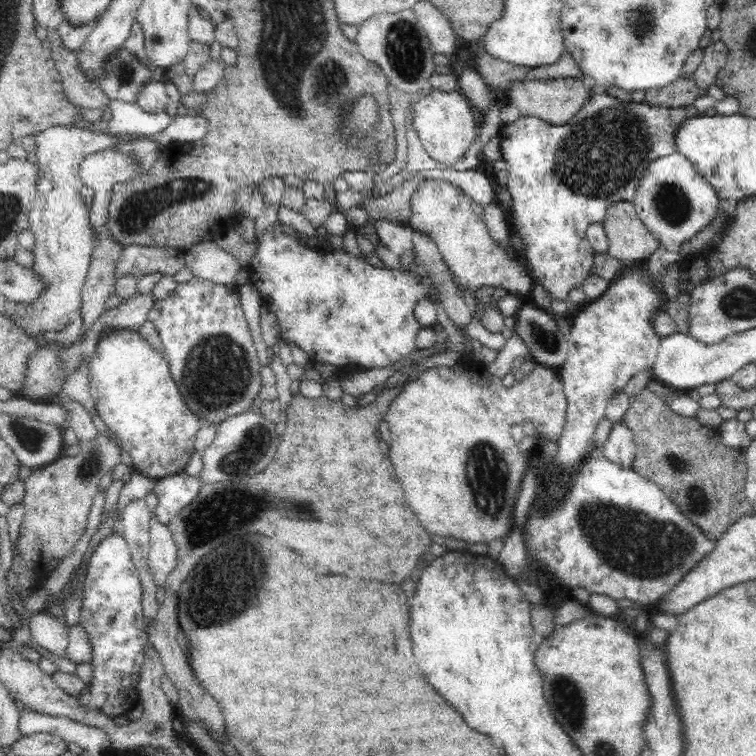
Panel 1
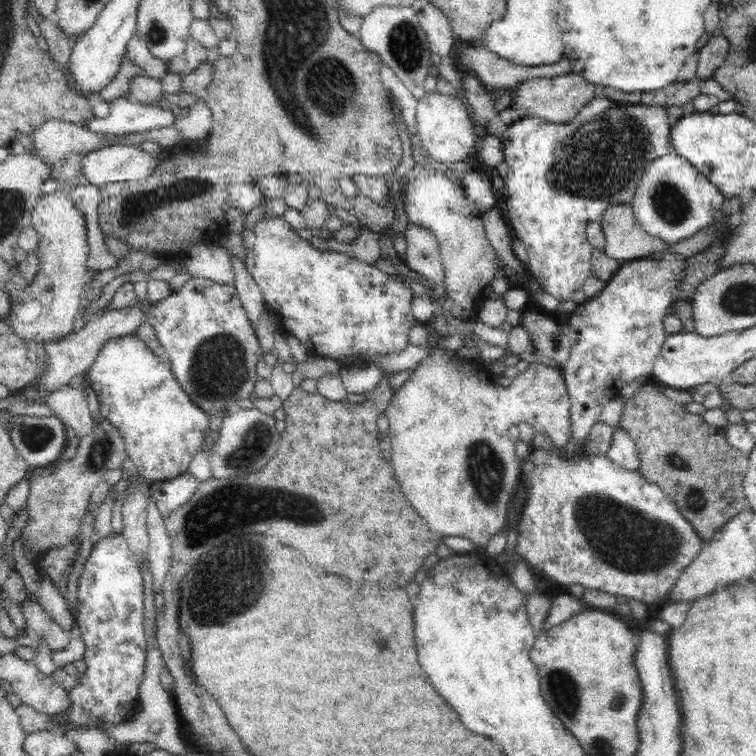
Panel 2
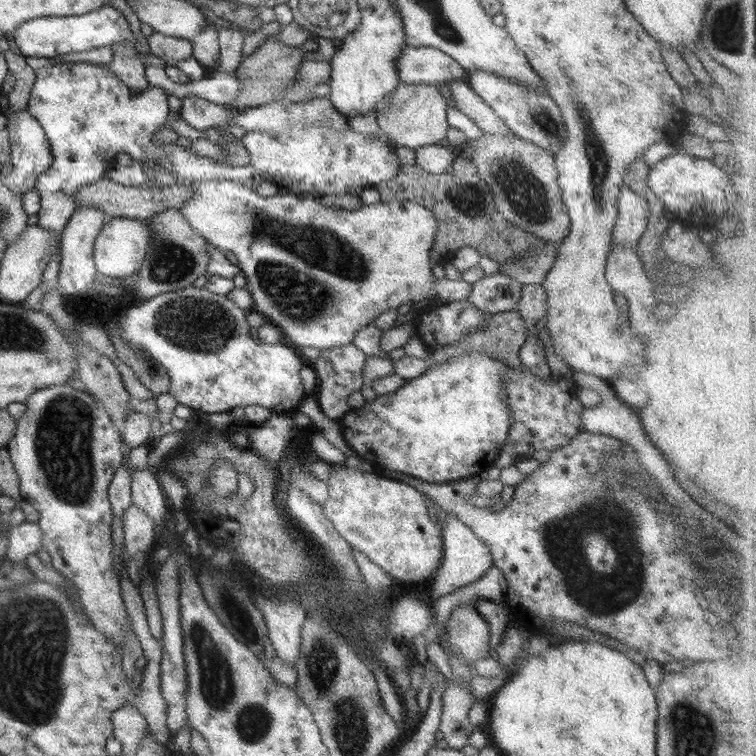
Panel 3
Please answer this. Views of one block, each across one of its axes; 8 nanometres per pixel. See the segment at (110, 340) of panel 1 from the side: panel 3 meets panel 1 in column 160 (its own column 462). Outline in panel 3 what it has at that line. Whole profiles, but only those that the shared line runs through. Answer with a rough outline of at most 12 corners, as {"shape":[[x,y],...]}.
{"shape":[[467,351],[339,419],[362,460],[481,476],[509,367]]}

